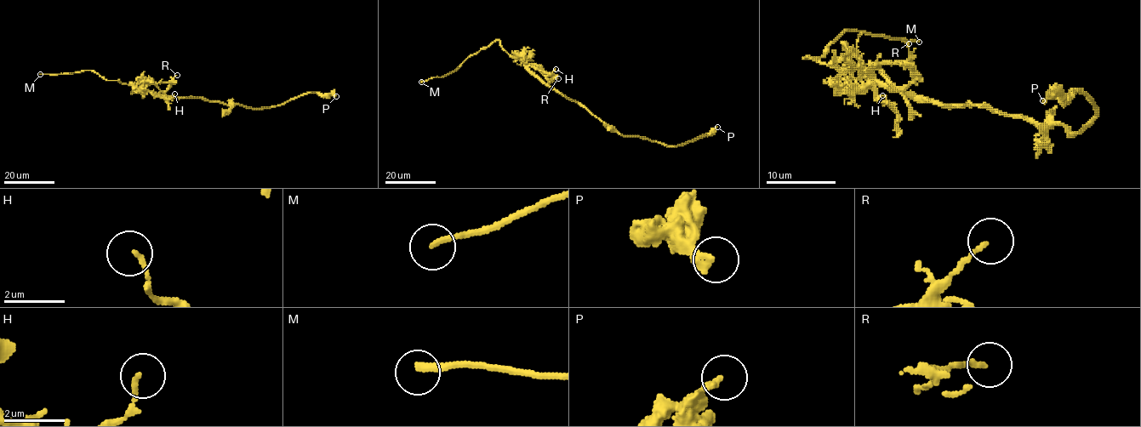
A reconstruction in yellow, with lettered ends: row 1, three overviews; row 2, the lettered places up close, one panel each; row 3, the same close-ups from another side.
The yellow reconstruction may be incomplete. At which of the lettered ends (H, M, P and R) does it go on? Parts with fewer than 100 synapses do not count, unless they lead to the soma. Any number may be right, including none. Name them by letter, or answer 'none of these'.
M

